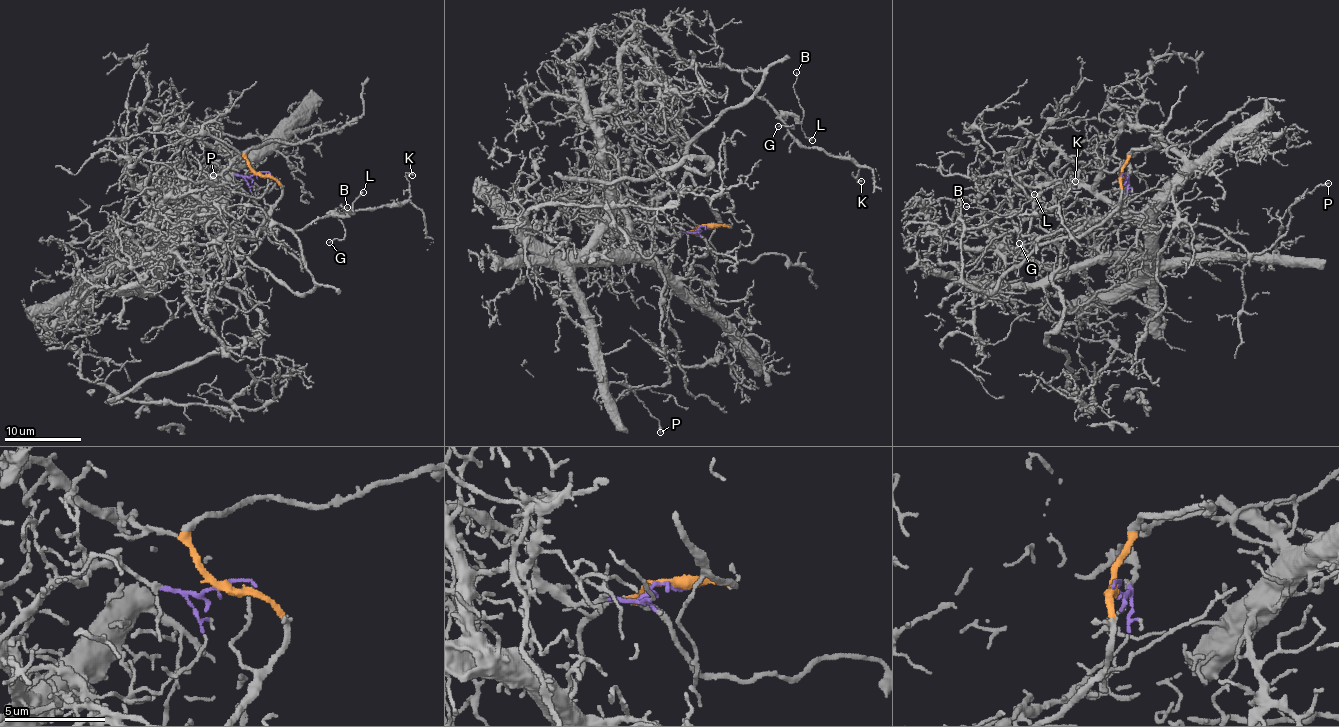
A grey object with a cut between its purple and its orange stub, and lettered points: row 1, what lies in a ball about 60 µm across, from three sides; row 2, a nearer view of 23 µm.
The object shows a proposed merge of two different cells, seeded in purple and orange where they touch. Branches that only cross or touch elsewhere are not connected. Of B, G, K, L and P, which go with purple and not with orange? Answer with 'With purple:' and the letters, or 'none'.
With purple: P

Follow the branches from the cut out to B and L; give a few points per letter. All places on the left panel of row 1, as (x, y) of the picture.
B: (258, 173), (279, 183), (281, 198), (238, 246), (293, 291), (315, 283), (292, 231), (354, 215), (346, 207)
L: (258, 173), (279, 183), (281, 198), (238, 246), (300, 294), (315, 283), (292, 231), (350, 212), (362, 192)

